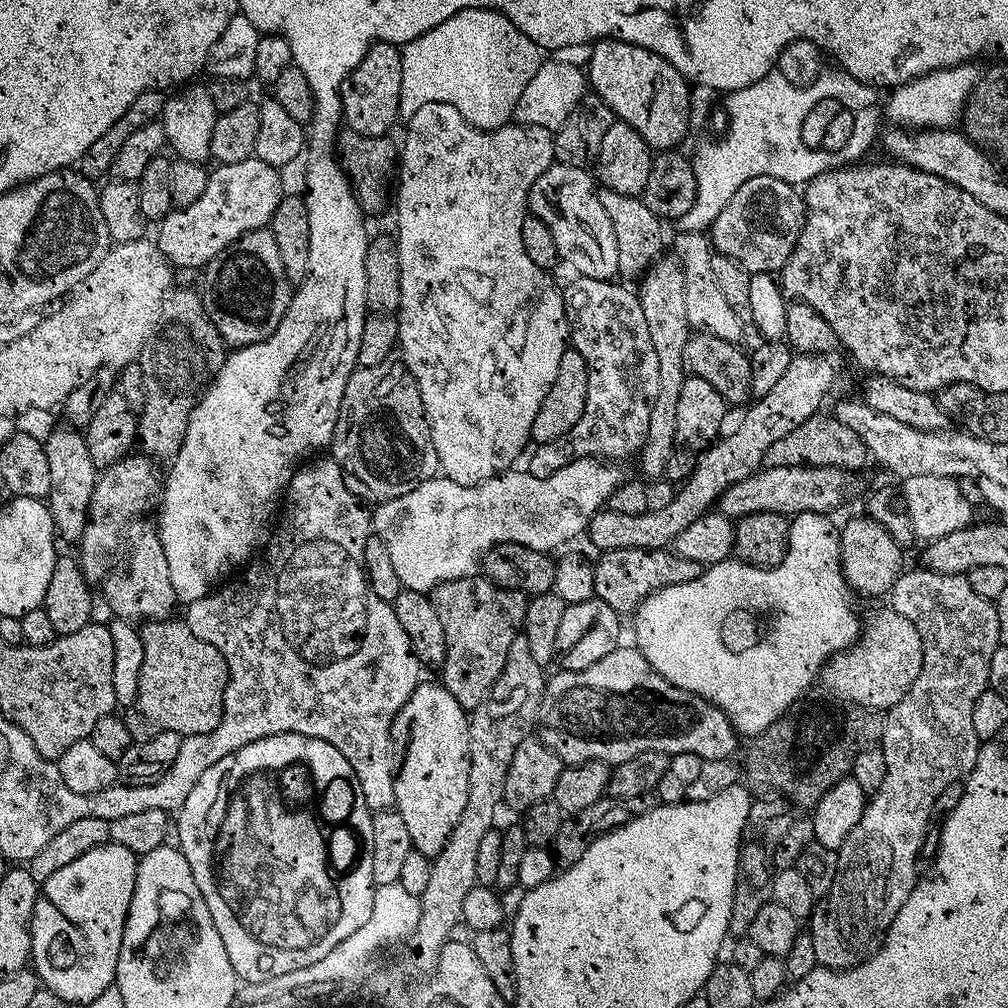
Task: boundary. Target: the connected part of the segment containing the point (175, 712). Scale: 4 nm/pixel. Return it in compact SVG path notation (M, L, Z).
M183 619L149 620L139 625L138 631L142 638L142 670L138 674L138 694L132 704L127 705L122 719L126 730L130 730L133 741L149 740L154 734L173 732L179 736L197 736L210 734L218 722L222 722L224 709L224 691L228 685L228 667L226 658L210 642L202 642L190 630Z

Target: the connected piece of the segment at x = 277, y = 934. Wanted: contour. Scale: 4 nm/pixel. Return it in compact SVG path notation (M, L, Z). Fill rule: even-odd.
M283 732L266 738L258 738L238 750L234 754L226 754L222 762L210 766L194 782L194 790L186 797L186 802L175 817L174 823L180 839L180 852L190 862L190 870L194 874L194 882L198 882L198 890L202 890L202 898L206 898L206 906L210 910L210 918L214 918L214 926L222 938L222 946L226 946L226 958L230 958L230 966L234 966L237 977L244 984L266 982L270 978L278 978L278 974L290 974L294 970L302 970L310 966L310 962L318 962L318 958L326 958L342 938L350 938L358 926L366 922L370 916L370 906L374 906L375 887L372 883L372 867L374 866L374 826L373 813L366 806L366 798L362 798L362 790L358 786L358 778L337 748L330 742L303 736L297 732Z

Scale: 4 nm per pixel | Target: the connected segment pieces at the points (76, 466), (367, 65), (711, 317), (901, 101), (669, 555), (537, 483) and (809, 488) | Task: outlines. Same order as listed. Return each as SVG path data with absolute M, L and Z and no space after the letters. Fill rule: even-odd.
M76 430L68 431L72 432L52 432L48 440L43 441L46 462L50 464L50 490L46 503L52 510L52 523L56 526L59 539L76 542L88 520L88 503L92 497L92 487L96 484L98 469L90 458L90 450L83 435Z
M371 44L368 52L354 66L340 87L342 120L351 131L363 136L387 137L388 131L400 120L400 95L402 94L401 49L395 44Z
M703 232L675 233L676 252L679 263L684 269L684 289L686 290L686 318L689 329L696 332L709 332L718 338L726 338L726 342L740 344L743 341L745 321L742 321L730 310L726 297L714 279L714 269L710 267L714 249L709 237Z
M969 62L961 64L959 68L944 68L941 72L931 72L911 80L909 84L902 84L891 93L888 100L888 116L897 128L909 130L923 130L925 128L941 128L948 130L952 124L964 115L964 106L969 96L976 88L981 73L976 72L977 65Z
M619 548L613 552L600 552L598 558L600 561L595 562L592 569L595 599L606 602L606 606L621 614L635 613L640 603L651 592L666 586L690 582L698 578L702 571L698 562L690 562L688 558L676 555L675 551L662 548Z
M583 456L572 460L566 466L562 466L558 470L554 470L554 474L550 474L546 478L538 478L527 470L509 470L503 472L489 480L483 480L480 484L471 484L470 486L462 486L458 482L449 480L443 474L437 474L431 480L422 482L418 486L414 486L414 490L410 490L410 494L402 494L393 500L387 500L381 504L375 505L372 517L372 532L375 539L380 540L385 546L386 551L390 553L390 562L394 566L394 574L398 574L401 585L409 592L431 593L433 588L439 586L442 582L450 582L451 580L460 580L464 576L473 575L481 567L484 555L495 549L498 544L517 544L523 548L529 548L535 552L555 553L555 548L563 546L567 540L572 540L576 535L583 533L588 527L588 521L592 519L595 512L601 511L607 505L608 499L614 494L614 490L625 483L626 476L619 468L616 462L601 462L599 459Z
M778 466L777 468L761 467L753 476L747 476L734 486L730 486L720 495L719 511L729 518L739 518L773 512L779 516L794 518L799 512L832 511L843 502L852 488L852 480L842 468L809 468L807 466Z

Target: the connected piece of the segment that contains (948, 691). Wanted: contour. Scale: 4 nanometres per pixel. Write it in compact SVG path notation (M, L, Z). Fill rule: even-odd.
M917 566L913 572L911 572L911 570L901 572L898 582L891 590L890 601L891 600L891 611L902 614L906 618L910 618L910 622L914 622L914 626L922 638L924 665L918 674L918 678L914 678L914 686L910 686L907 694L905 694L896 705L883 713L884 729L882 730L878 744L879 747L884 747L884 777L881 778L880 785L876 788L876 793L874 793L873 796L871 793L870 799L865 803L862 818L858 818L858 826L854 826L854 830L850 830L850 834L846 834L846 842L842 842L842 846L837 851L838 866L836 867L834 882L830 886L828 895L823 897L812 910L810 917L812 929L810 929L810 935L814 942L814 958L819 967L833 970L853 968L861 964L863 960L869 960L882 946L884 936L890 930L890 922L894 922L898 910L902 910L906 898L910 898L910 894L914 890L918 879L916 860L918 861L920 848L924 845L924 835L933 823L938 794L942 794L942 790L946 790L946 786L950 786L950 782L954 782L955 780L963 781L968 773L971 772L973 766L976 765L976 759L980 753L982 741L974 734L974 702L978 702L978 698L983 692L989 691L988 675L990 674L990 658L994 658L994 650L1001 647L1002 644L995 603L986 598L982 598L982 594L974 591L973 588L970 587L967 575L938 574L937 572L931 572L931 570L923 566Z

